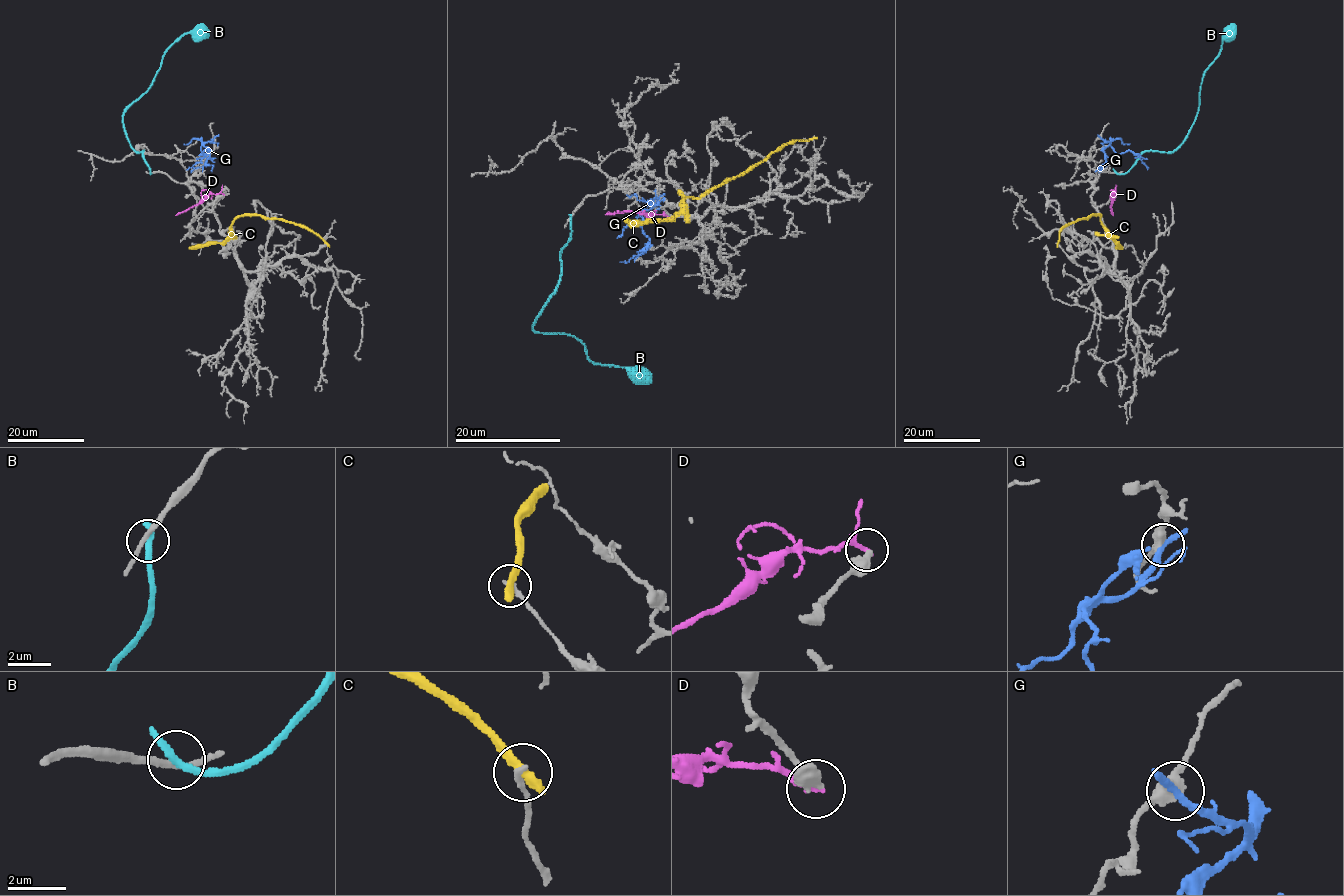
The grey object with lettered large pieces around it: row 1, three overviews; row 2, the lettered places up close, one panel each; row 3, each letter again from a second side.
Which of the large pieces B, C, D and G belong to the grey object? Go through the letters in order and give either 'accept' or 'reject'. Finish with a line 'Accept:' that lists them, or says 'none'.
B: reject
C: reject
D: reject
G: reject
Accept: none

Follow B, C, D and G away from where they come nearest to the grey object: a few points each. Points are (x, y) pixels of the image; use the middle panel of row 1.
B: (570, 218), (571, 238), (563, 246), (557, 290), (533, 329), (575, 336), (592, 361), (638, 368), (651, 381)
C: (813, 138), (794, 139), (698, 197), (685, 197), (681, 209), (668, 220), (627, 221), (624, 217)
D: (671, 218), (650, 213), (605, 214)
G: (659, 197), (651, 208), (641, 212), (639, 226), (647, 237), (649, 246), (627, 262), (620, 262)

